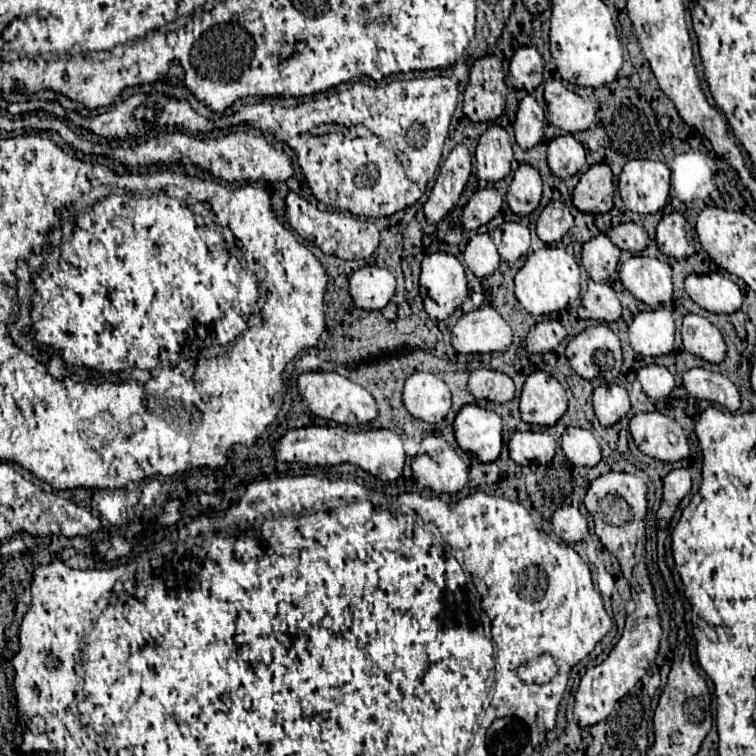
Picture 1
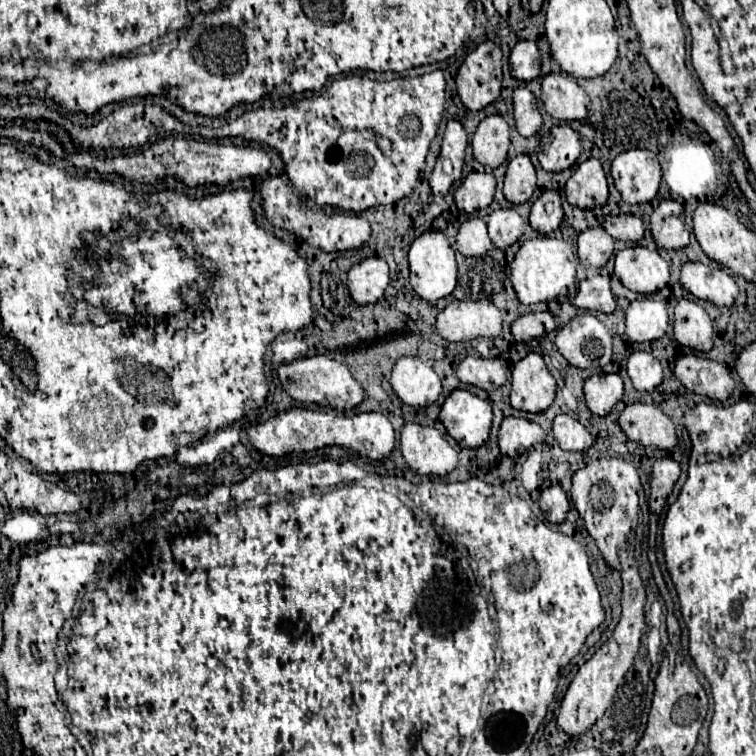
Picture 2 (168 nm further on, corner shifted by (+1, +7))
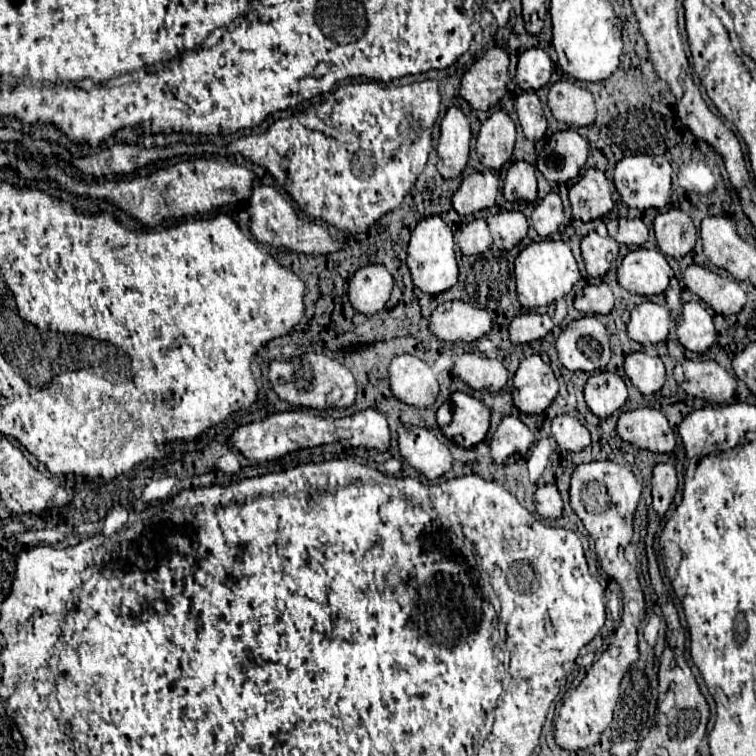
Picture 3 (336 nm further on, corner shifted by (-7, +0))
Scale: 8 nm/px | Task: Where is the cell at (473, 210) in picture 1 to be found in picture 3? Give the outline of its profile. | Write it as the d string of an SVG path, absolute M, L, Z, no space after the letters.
M478 173L468 175L460 189L454 193L452 203L458 215L474 215L482 209L490 209L496 203L498 195L498 177L494 173Z

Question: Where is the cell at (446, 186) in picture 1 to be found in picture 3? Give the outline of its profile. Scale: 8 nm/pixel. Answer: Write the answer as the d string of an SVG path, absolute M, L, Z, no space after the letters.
M450 107L442 119L438 141L438 171L444 179L458 179L468 163L470 125L458 107Z

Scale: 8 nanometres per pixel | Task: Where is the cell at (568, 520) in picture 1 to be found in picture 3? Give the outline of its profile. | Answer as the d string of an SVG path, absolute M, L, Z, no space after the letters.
M544 485L544 487L536 489L534 503L536 503L536 511L542 517L546 517L546 519L560 519L562 517L564 503L562 503L562 497L554 485Z

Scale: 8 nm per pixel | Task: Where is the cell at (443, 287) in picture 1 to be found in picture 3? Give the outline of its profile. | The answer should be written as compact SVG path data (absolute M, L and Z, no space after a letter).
M428 217L422 219L410 239L408 247L408 267L414 279L414 285L428 295L438 295L442 291L448 291L458 283L458 263L454 255L454 239L450 227L440 217Z

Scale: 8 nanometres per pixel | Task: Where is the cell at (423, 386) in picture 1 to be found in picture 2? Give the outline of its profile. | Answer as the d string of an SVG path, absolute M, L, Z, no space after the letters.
M412 356L396 360L390 384L396 396L412 408L424 408L428 404L434 404L442 392L440 378L432 370L432 366Z

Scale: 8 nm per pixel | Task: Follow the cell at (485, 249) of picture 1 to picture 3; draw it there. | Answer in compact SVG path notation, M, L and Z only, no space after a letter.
M474 219L474 221L466 223L460 229L458 245L460 245L460 251L464 255L482 255L482 253L486 253L492 245L492 237L490 237L486 221L484 219Z

